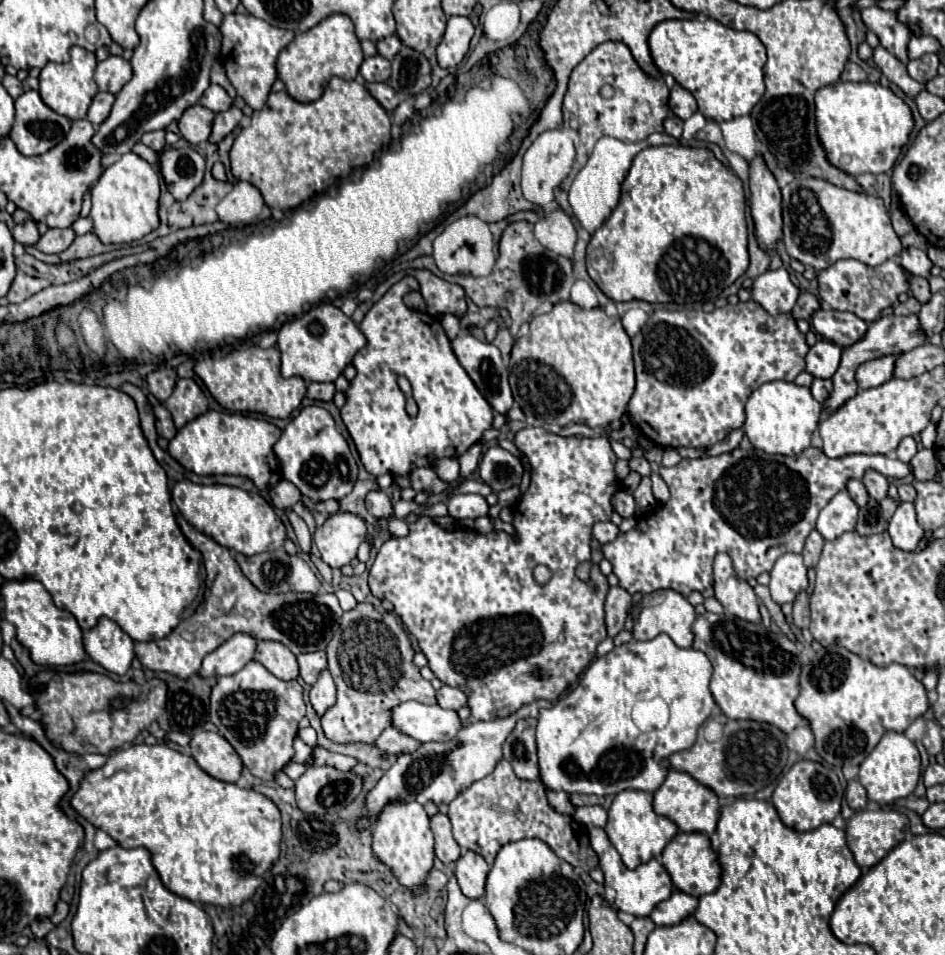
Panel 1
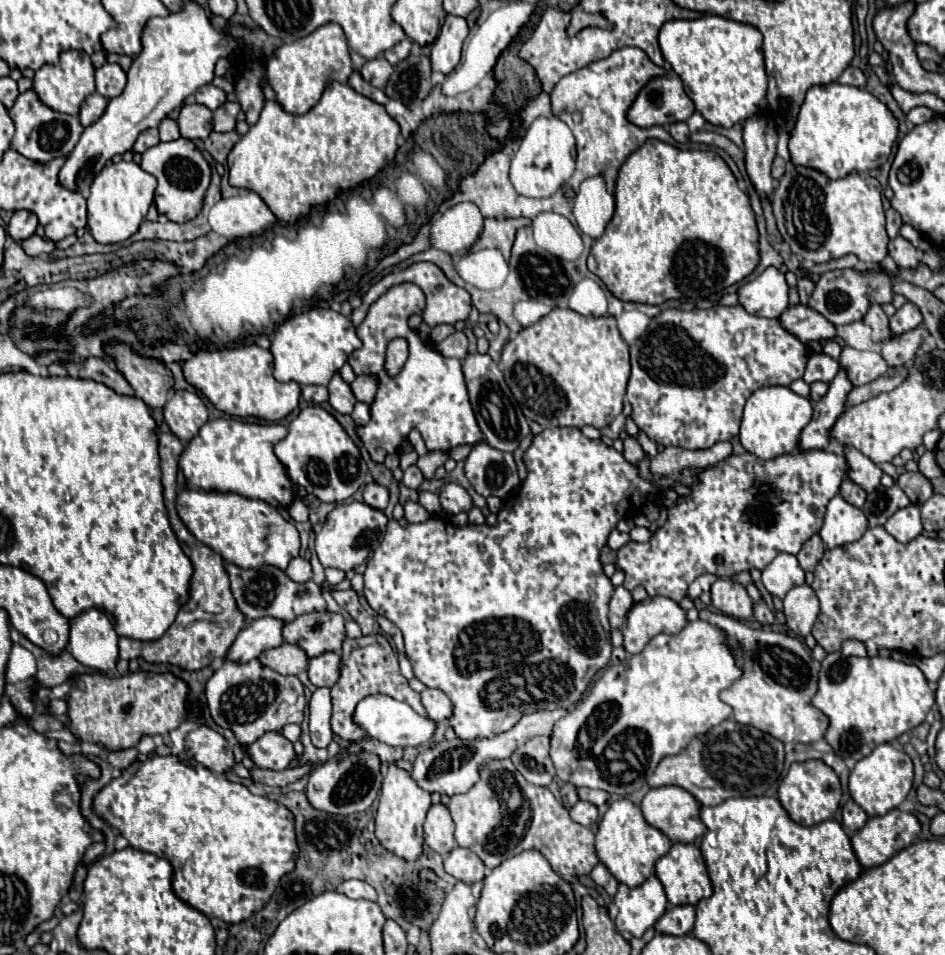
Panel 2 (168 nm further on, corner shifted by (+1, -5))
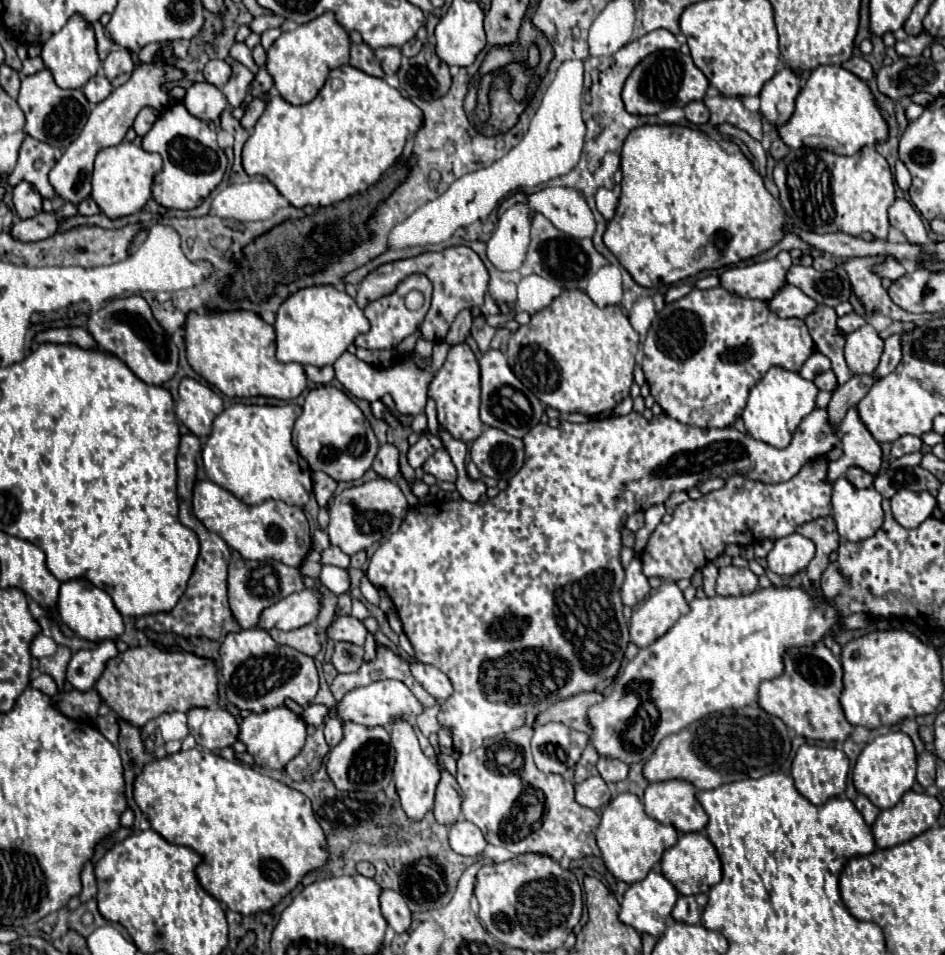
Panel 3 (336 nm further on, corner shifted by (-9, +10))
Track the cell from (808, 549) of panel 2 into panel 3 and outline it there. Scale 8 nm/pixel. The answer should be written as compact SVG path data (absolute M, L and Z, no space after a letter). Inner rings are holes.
M822 517L822 519L816 519L816 521L802 525L798 529L798 533L802 537L814 541L814 545L816 545L816 555L806 569L806 575L814 585L818 585L820 575L828 565L828 555L836 549L838 539L840 539L838 533L836 533L836 523L834 523L832 517Z

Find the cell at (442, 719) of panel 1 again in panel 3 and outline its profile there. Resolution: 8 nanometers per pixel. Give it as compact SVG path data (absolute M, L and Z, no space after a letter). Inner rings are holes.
M396 679L374 681L372 685L366 685L366 687L354 689L352 693L346 693L344 701L336 703L338 719L342 719L344 723L354 721L354 723L360 723L366 727L376 727L376 725L386 727L394 721L412 721L414 717L418 717L422 713L422 709L424 707L414 697L414 693L402 681L396 681Z

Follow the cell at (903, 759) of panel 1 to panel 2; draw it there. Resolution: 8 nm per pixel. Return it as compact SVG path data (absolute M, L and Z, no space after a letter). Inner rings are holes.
M880 744L854 766L854 770L850 772L848 788L852 800L868 816L884 816L886 812L894 810L904 802L906 794L912 788L912 778L914 778L912 760L902 750L896 750L892 744Z

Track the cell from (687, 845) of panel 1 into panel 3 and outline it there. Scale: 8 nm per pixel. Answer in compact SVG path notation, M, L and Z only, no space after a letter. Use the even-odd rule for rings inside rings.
M684 833L684 835L680 835L678 843L664 853L662 873L678 889L678 893L694 895L694 893L708 893L710 887L722 879L722 865L720 865L720 857L718 857L714 845L710 843L710 839L706 835Z

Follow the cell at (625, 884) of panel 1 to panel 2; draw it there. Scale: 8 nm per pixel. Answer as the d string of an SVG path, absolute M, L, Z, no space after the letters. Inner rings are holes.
M650 876L638 888L628 888L620 884L614 904L618 906L616 930L620 934L628 932L634 938L652 928L668 908L664 888L656 876Z

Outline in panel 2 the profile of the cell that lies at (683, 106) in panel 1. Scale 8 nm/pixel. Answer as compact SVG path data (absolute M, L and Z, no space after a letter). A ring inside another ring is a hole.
M662 74L640 88L634 104L626 110L626 118L634 126L650 128L686 122L694 112L694 102L684 92L682 80L676 74Z

